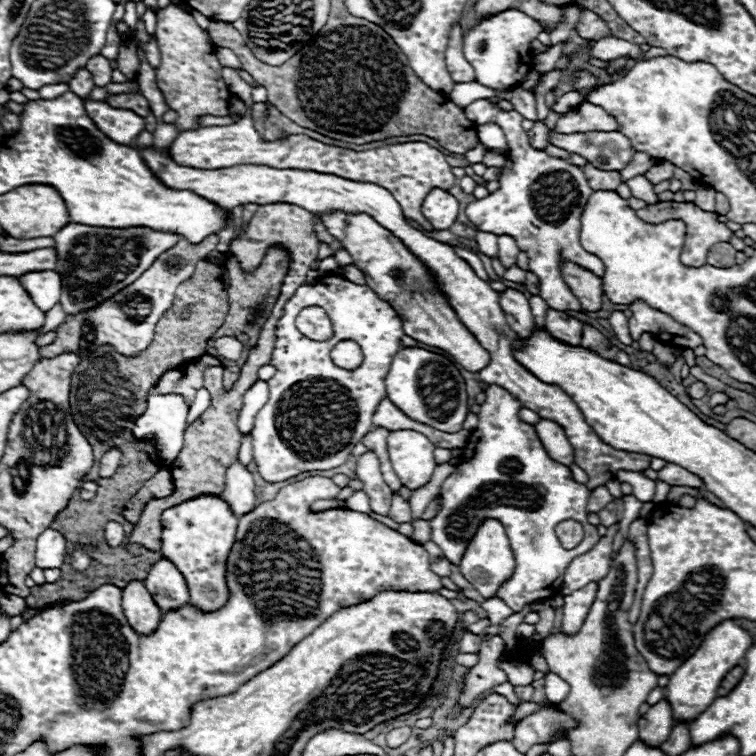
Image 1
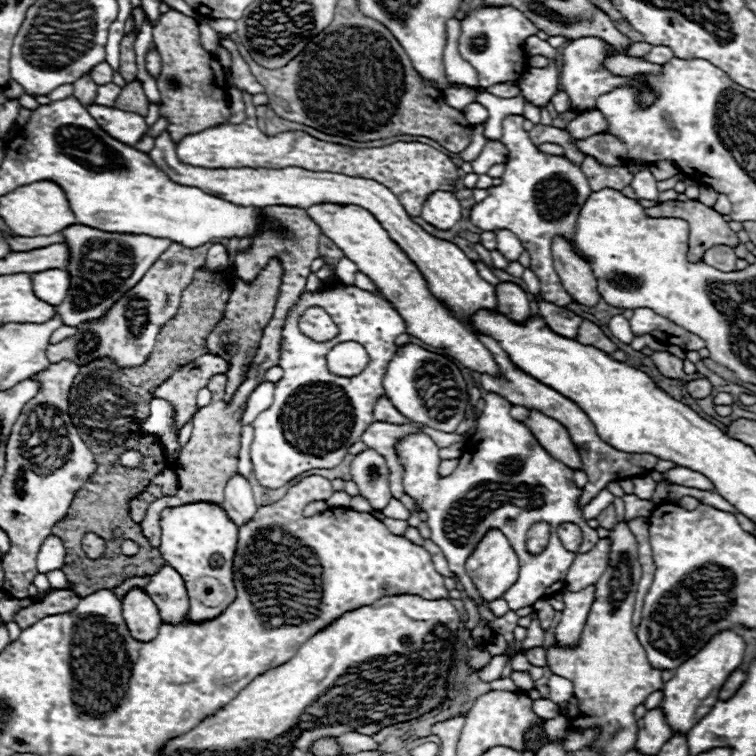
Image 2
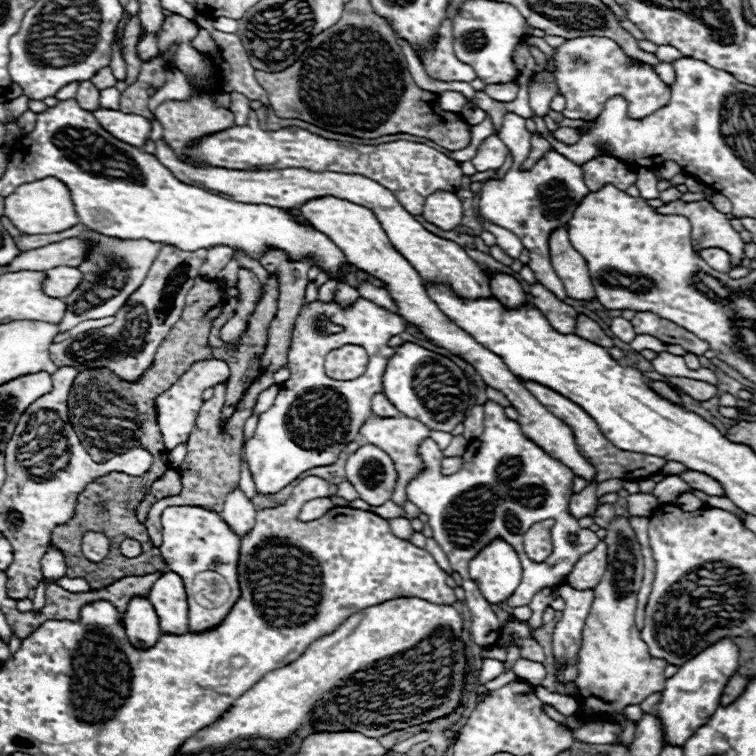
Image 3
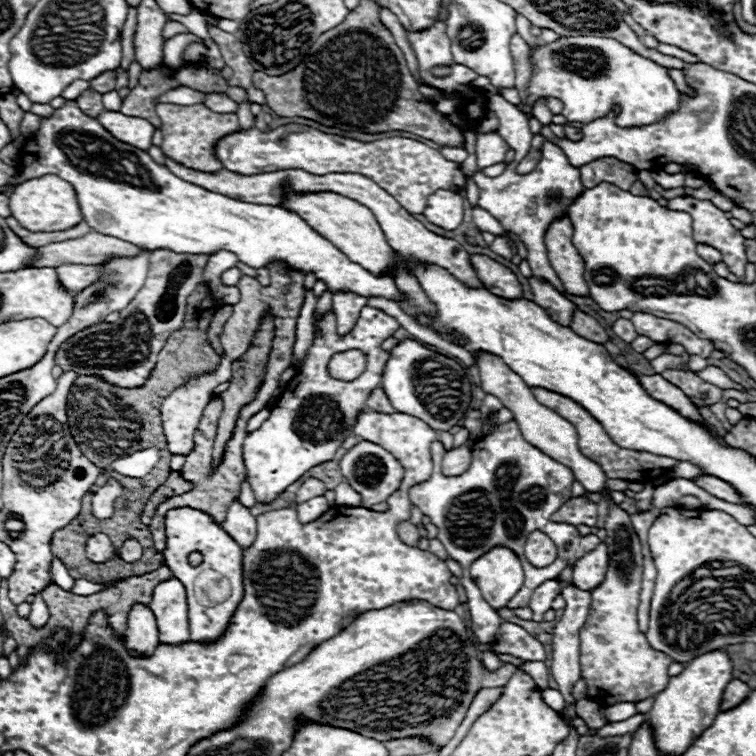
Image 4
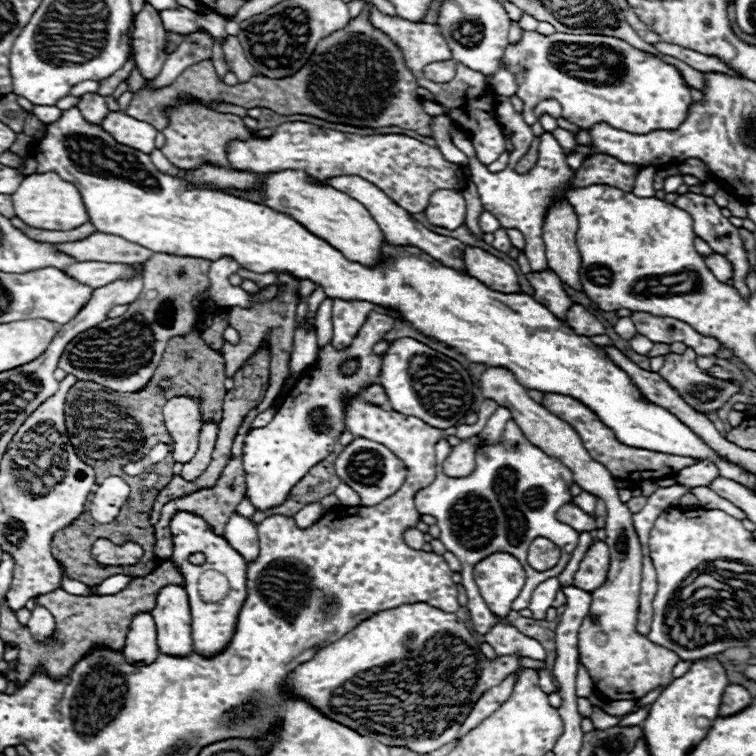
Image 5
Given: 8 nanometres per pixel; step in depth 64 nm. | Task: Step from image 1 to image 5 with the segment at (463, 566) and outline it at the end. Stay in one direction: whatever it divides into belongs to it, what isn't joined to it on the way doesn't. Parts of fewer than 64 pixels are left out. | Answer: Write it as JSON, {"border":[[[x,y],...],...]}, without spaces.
{"border":[[[496,552],[476,564],[474,578],[490,612],[494,612],[496,618],[506,620],[514,598],[520,594],[526,582],[520,562],[516,562],[516,558],[510,554]]]}

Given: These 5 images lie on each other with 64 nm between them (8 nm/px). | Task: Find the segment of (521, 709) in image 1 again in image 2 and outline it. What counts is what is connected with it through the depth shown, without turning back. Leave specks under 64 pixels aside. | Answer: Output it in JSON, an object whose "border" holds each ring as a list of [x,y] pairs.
{"border":[[[538,699],[533,702],[534,712],[546,720],[553,719],[559,715],[558,705],[549,699]]]}

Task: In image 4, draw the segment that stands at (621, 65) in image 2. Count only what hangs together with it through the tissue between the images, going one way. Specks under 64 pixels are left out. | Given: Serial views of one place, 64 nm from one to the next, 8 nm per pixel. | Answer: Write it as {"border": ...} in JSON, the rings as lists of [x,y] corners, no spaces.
{"border":[[[667,68],[667,70],[672,80],[674,80],[676,87],[681,92],[684,92],[690,95],[695,95],[695,91],[687,84],[684,74],[682,73],[681,70],[676,70],[672,68]]]}

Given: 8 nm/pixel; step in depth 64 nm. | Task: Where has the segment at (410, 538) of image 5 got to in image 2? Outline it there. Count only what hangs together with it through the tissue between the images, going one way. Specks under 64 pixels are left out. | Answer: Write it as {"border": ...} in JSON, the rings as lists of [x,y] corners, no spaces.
{"border":[[[372,512],[378,520],[382,520],[386,526],[388,526],[388,530],[392,532],[392,534],[396,534],[396,536],[404,536],[404,532],[406,532],[406,528],[408,528],[408,522],[406,520],[394,520],[394,518],[386,518],[386,516],[382,516],[380,512]]]}

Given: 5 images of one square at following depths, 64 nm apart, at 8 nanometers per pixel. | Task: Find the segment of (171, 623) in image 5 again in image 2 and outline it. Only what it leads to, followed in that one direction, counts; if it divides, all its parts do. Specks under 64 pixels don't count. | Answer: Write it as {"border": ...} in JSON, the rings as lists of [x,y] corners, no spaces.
{"border":[[[164,566],[164,570],[152,576],[152,582],[146,586],[146,594],[156,604],[160,618],[164,624],[182,624],[188,614],[188,594],[182,576],[172,568]]]}

